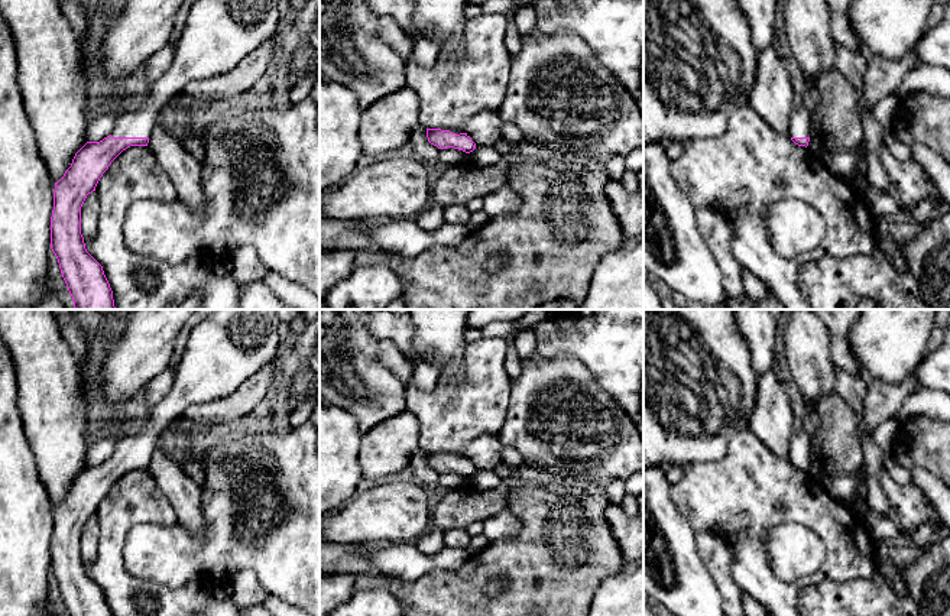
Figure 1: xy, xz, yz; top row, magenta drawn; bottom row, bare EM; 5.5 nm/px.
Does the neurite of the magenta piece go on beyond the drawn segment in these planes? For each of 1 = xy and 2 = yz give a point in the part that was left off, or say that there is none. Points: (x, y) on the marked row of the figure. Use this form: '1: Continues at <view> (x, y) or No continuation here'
1: Continues at xy (217, 35)
2: Continues at yz (800, 125)

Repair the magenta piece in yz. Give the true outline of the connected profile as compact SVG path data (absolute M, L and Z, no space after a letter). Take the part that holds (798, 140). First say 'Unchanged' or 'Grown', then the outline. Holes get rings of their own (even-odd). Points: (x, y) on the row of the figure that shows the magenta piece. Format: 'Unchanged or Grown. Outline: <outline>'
Grown. Outline: M803 106L794 107L788 124L788 137L798 146L808 146L811 130L811 116Z

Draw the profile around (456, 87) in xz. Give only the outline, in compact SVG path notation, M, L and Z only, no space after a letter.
M516 10L482 13L467 19L464 49L458 55L440 55L431 68L422 68L411 54L405 65L406 85L419 97L419 124L425 129L441 129L464 133L471 116L500 107L510 77L510 54L505 45L510 19Z

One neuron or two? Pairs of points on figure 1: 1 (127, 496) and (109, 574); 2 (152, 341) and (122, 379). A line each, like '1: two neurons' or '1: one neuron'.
1: one neuron
2: one neuron

